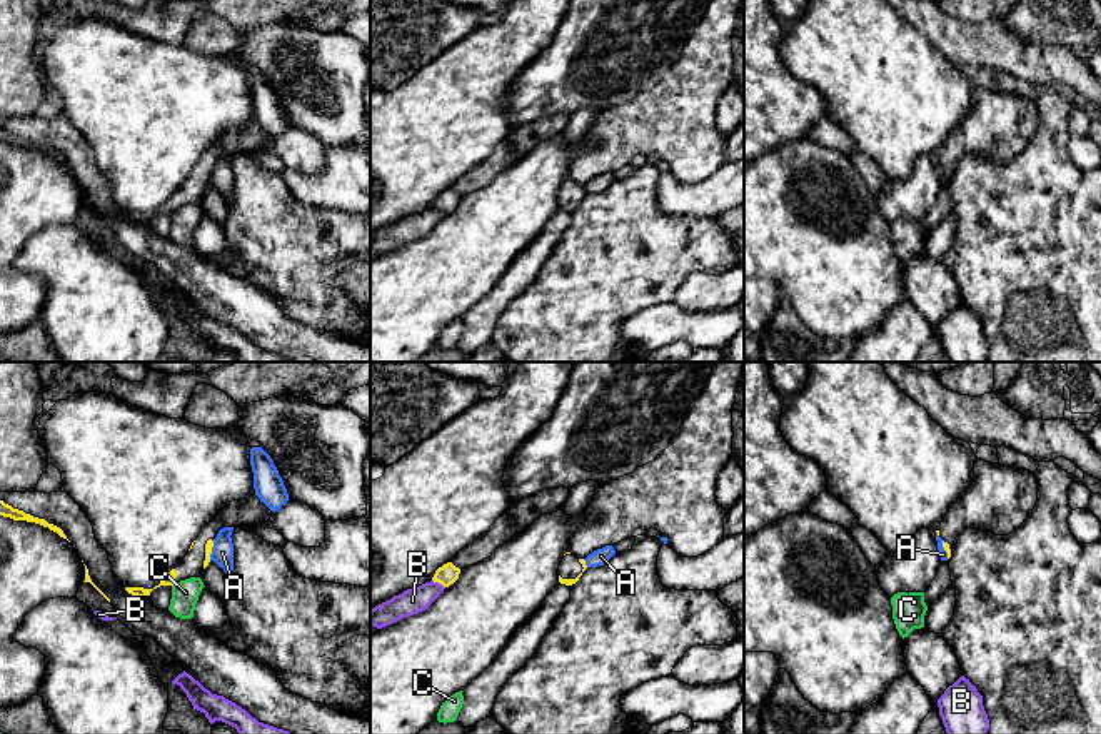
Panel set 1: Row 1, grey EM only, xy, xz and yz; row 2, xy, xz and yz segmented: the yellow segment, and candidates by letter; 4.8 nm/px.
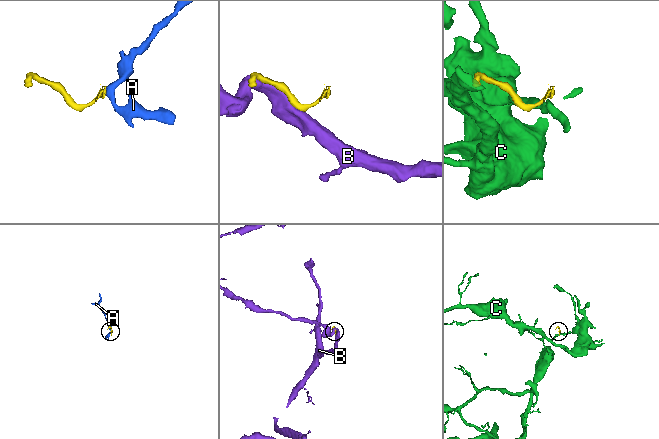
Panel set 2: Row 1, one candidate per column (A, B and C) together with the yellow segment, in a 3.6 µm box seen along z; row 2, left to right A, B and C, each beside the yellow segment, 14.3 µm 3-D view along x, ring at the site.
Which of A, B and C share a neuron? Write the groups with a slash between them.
A / B / C

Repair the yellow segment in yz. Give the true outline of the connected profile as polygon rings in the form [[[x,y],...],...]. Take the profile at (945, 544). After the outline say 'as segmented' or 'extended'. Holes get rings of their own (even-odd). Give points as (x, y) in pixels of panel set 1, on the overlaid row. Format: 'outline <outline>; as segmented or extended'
outline [[[978,459],[971,485],[951,505],[936,530],[948,559],[963,530],[986,529],[996,535],[1009,535],[1029,517],[1036,502],[1034,472]]]; extended

